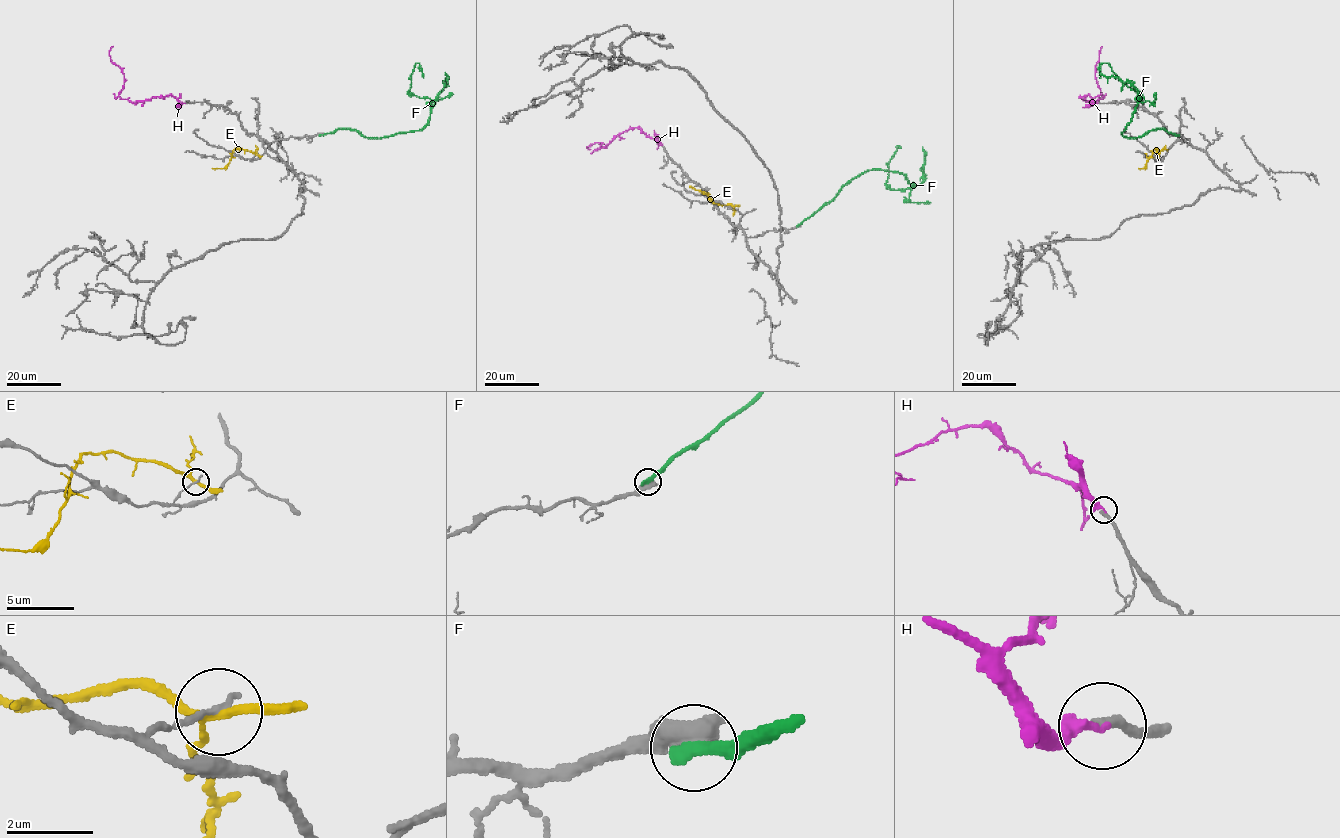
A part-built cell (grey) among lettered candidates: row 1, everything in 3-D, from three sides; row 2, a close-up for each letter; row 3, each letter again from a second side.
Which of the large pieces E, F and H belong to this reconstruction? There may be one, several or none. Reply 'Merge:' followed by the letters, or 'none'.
Merge: H

